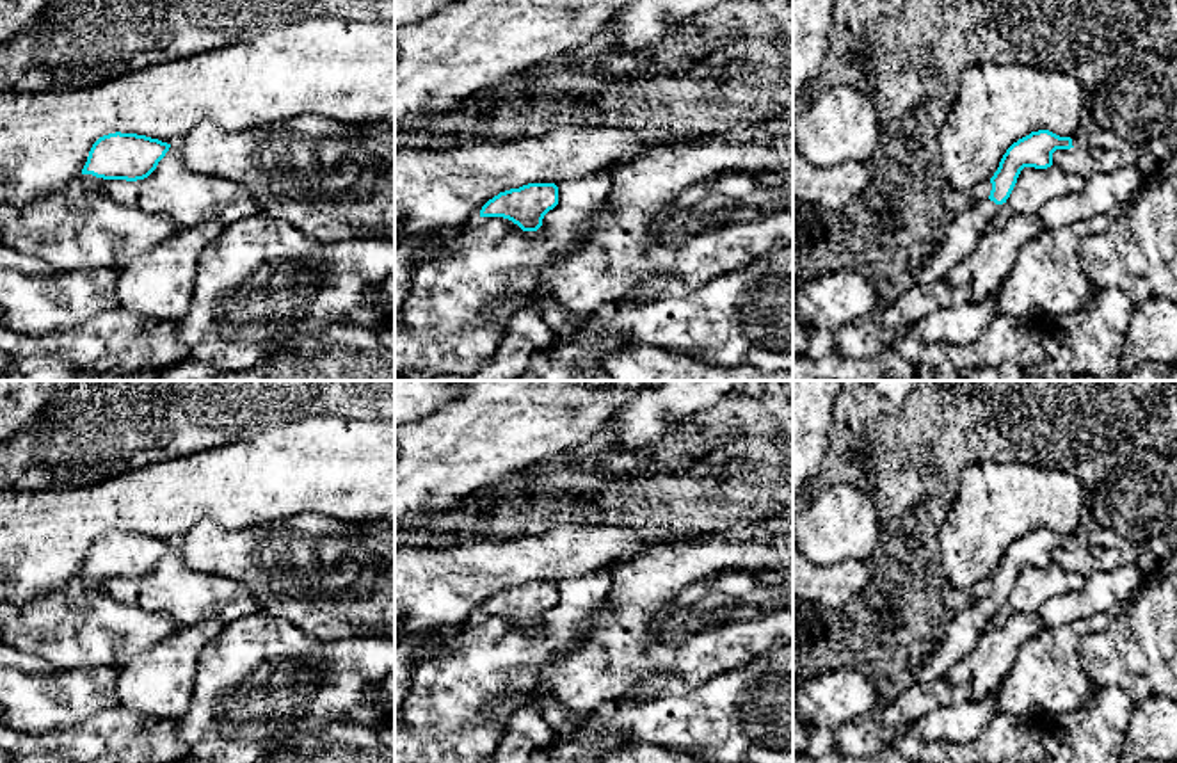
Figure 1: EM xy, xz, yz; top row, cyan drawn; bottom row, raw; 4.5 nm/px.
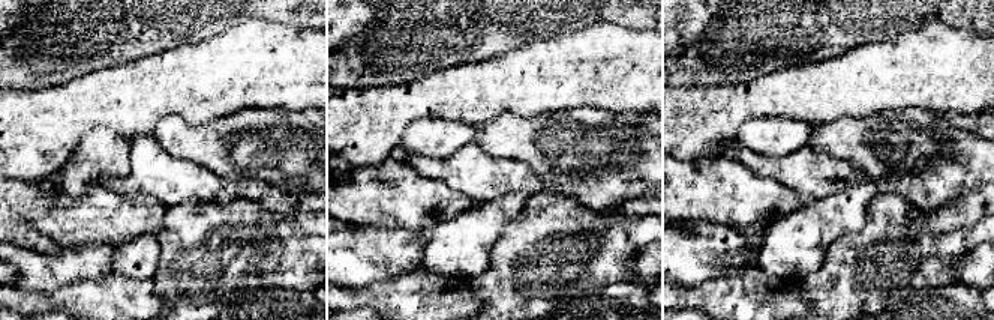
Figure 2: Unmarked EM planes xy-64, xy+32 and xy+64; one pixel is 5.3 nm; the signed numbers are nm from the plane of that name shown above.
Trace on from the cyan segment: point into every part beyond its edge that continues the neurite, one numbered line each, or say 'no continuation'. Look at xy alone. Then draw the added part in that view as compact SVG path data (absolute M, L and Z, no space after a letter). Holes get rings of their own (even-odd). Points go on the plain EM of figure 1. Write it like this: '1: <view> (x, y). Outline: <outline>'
1: xy (93, 582). Outline: M82 573L80 578L89 590L103 590L103 582L107 580L92 573Z

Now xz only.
no continuation

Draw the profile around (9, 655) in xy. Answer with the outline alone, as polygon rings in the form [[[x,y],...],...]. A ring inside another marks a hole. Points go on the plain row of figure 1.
[[[0,601],[0,665],[16,665],[21,671],[39,671],[43,662],[36,656],[18,651],[2,639],[4,626],[20,614],[20,606],[11,601]]]

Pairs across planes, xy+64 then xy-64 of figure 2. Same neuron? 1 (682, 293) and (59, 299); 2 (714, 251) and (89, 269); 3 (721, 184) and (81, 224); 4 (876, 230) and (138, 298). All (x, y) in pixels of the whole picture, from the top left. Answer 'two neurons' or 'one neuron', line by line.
1: one neuron
2: one neuron
3: one neuron
4: two neurons

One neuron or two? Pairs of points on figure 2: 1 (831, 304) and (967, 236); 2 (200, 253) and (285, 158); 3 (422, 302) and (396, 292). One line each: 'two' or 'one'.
1: one
2: two
3: one

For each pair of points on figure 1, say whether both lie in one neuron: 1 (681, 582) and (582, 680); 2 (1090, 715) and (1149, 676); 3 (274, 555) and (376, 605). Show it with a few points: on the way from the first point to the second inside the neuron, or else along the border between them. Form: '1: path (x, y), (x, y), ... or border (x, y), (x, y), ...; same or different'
1: path (655, 607), (626, 637), (603, 653); same
2: border (1096, 687), (1119, 687), (1135, 703); different
3: path (299, 568), (315, 571), (329, 580), (351, 580); same

